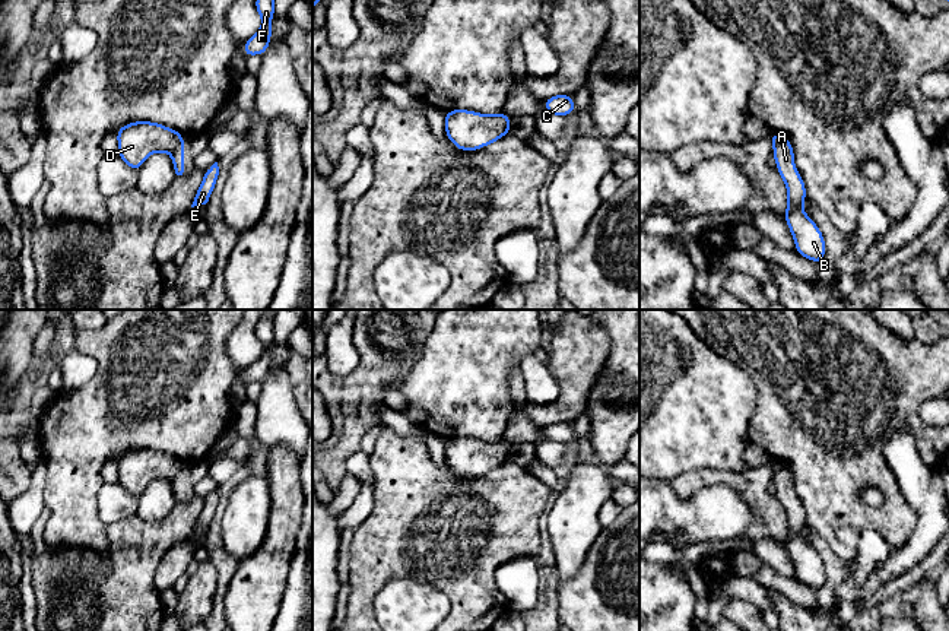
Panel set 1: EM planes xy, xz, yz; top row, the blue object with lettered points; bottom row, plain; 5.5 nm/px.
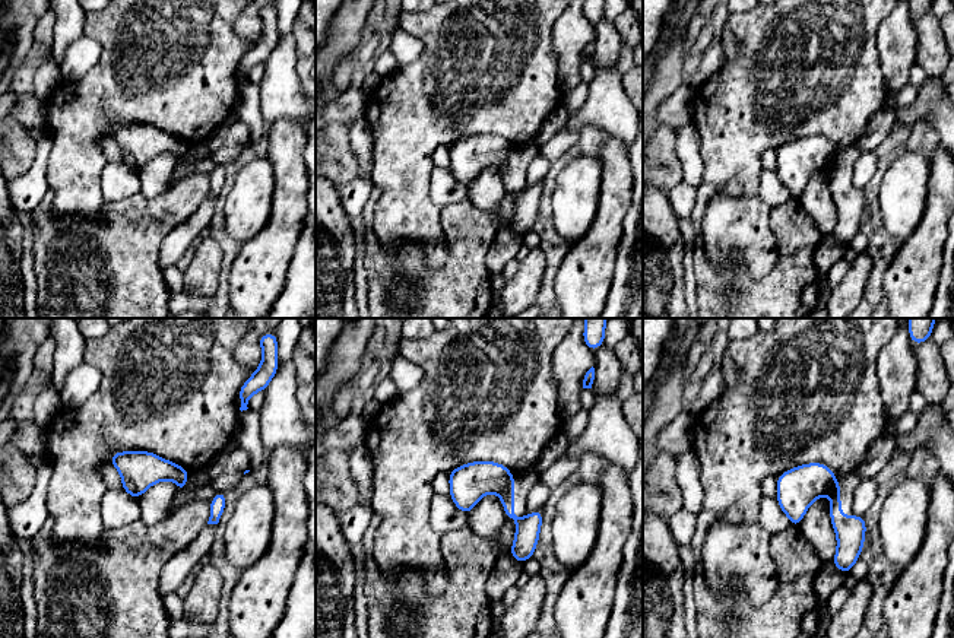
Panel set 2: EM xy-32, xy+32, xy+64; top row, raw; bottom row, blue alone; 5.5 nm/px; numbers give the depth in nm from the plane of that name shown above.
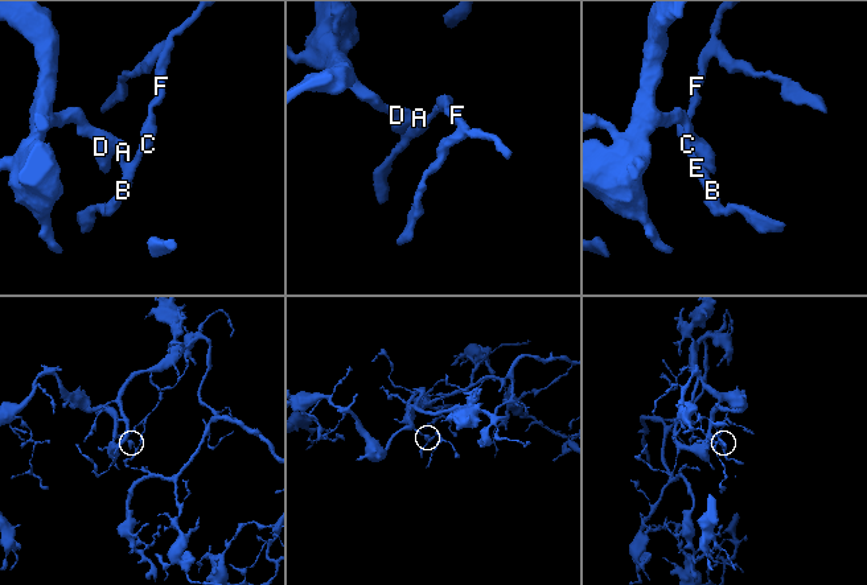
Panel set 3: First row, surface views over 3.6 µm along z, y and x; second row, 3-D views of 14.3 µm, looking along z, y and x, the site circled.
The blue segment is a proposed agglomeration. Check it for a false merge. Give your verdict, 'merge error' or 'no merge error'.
merge error

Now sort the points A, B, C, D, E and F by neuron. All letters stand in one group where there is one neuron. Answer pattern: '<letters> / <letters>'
A B C E F / D

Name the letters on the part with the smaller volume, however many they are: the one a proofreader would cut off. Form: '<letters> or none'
A, B, C, E, F

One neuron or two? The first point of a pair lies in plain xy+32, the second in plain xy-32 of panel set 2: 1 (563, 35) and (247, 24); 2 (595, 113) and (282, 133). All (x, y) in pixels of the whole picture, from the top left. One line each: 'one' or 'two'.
1: one
2: two

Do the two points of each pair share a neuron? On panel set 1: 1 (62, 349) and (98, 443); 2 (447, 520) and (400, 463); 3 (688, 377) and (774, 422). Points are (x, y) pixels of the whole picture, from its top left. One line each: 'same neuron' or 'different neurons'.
1: different neurons
2: same neuron
3: different neurons

